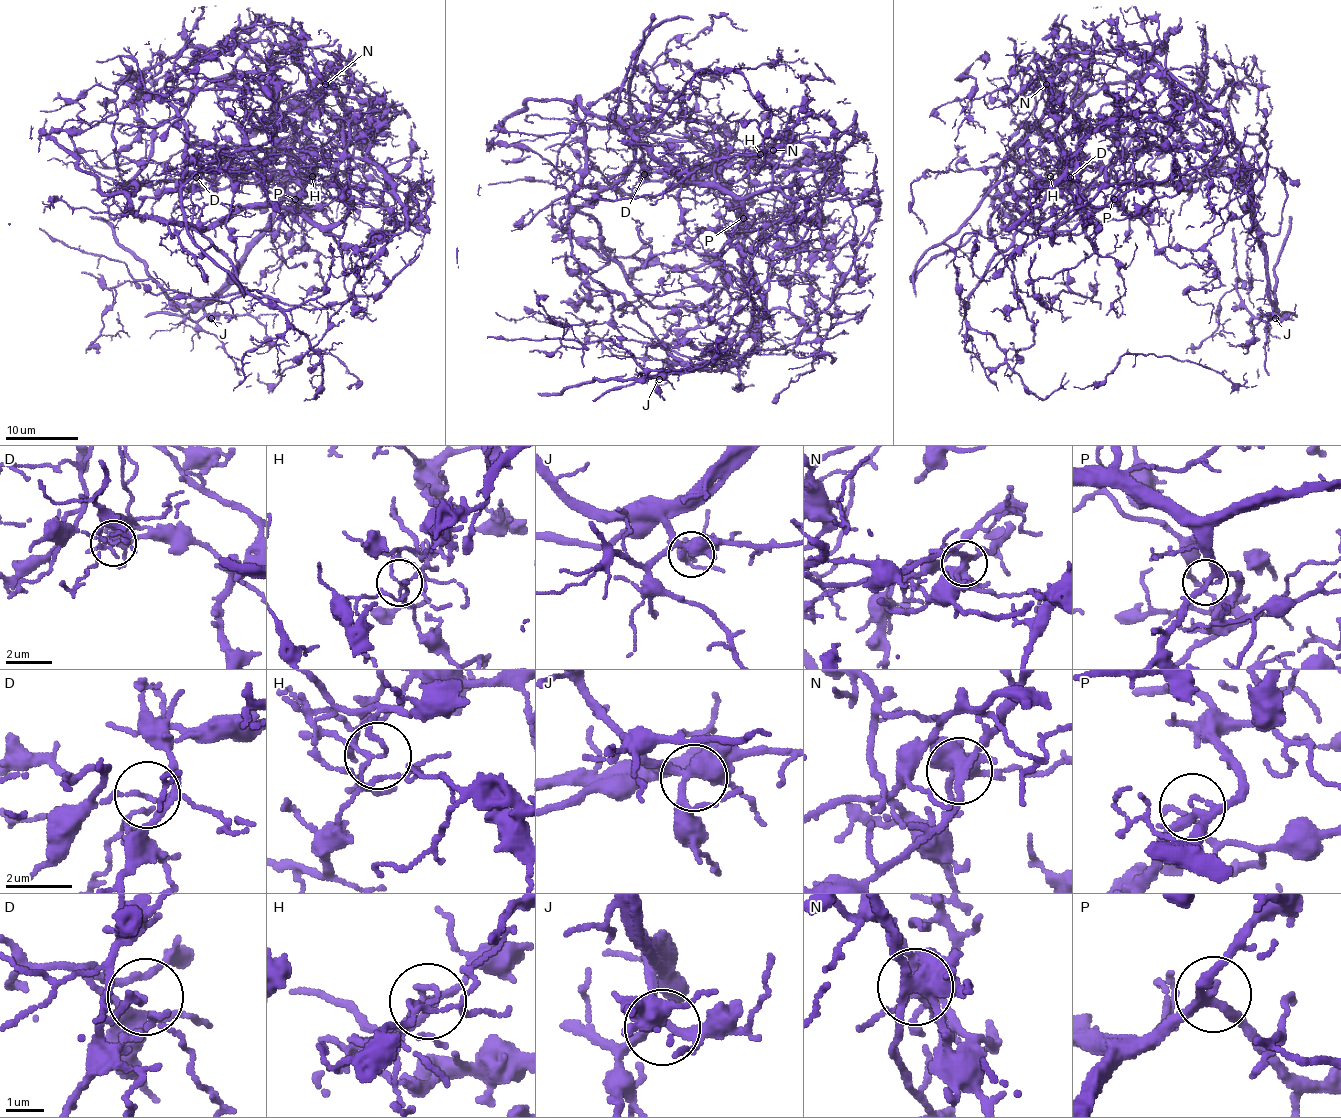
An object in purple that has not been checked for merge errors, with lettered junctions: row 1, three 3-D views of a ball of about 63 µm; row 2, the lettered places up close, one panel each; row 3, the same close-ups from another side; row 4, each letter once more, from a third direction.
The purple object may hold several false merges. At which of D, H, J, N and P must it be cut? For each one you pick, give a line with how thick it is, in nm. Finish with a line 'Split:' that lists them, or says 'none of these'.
D: Thickness 110 nm
H: Thickness 100 nm
N: Thickness 400 nm
Split: D, H, N

